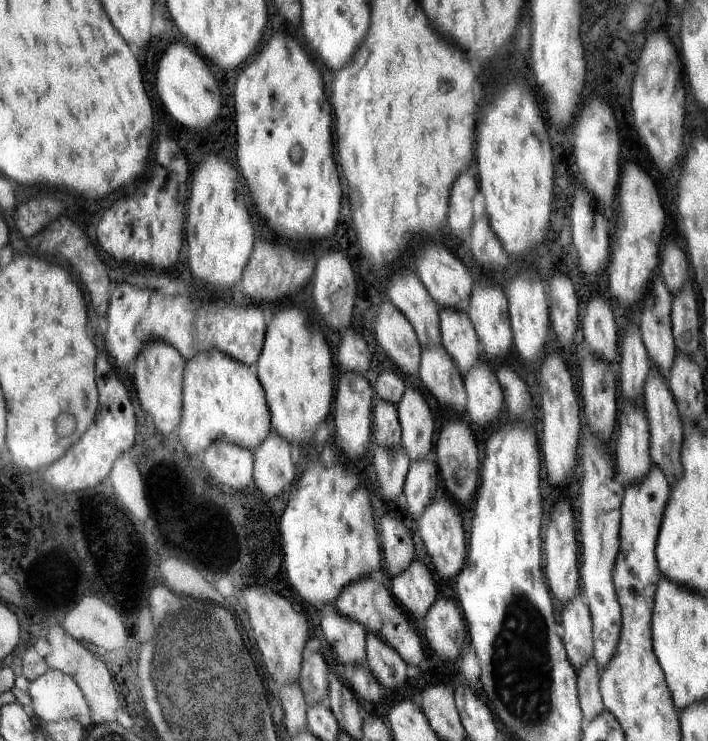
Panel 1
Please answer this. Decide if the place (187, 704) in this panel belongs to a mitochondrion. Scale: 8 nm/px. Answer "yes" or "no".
yes

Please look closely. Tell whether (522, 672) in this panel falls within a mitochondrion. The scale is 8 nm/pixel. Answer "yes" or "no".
yes

